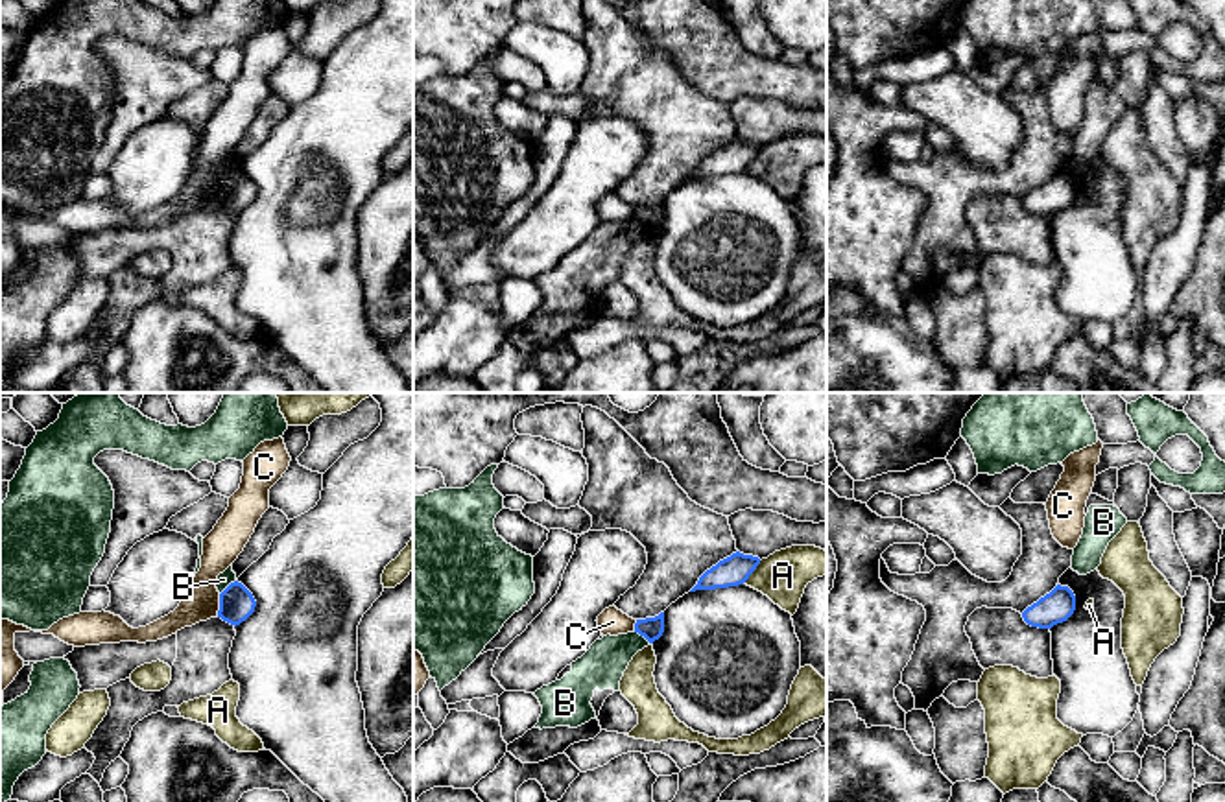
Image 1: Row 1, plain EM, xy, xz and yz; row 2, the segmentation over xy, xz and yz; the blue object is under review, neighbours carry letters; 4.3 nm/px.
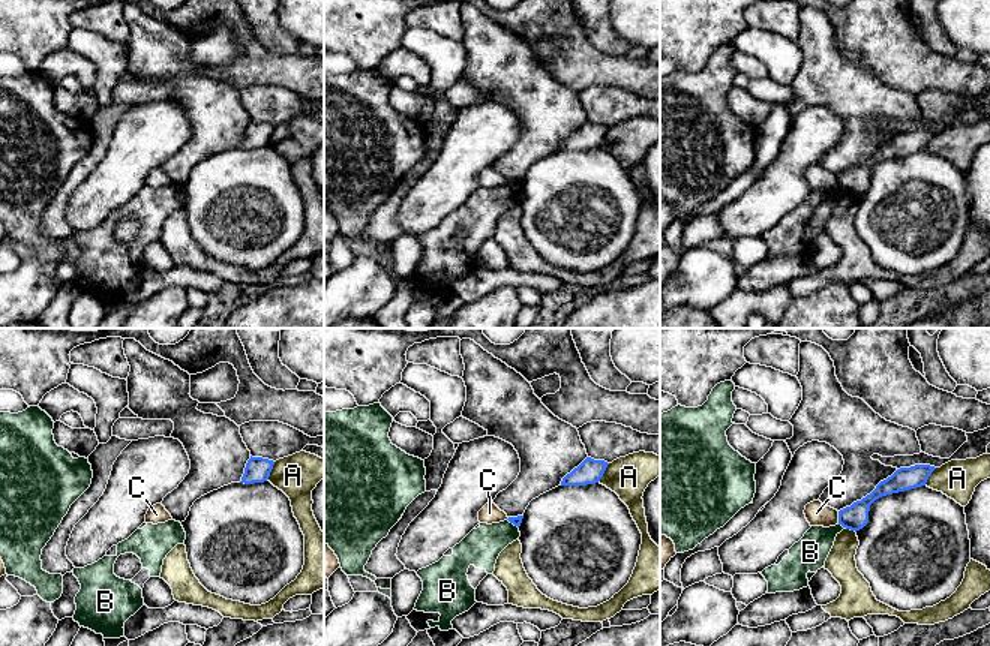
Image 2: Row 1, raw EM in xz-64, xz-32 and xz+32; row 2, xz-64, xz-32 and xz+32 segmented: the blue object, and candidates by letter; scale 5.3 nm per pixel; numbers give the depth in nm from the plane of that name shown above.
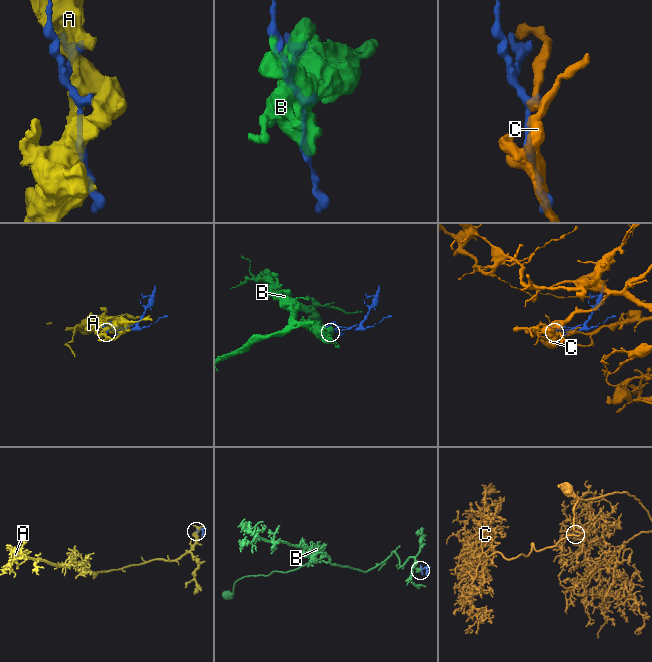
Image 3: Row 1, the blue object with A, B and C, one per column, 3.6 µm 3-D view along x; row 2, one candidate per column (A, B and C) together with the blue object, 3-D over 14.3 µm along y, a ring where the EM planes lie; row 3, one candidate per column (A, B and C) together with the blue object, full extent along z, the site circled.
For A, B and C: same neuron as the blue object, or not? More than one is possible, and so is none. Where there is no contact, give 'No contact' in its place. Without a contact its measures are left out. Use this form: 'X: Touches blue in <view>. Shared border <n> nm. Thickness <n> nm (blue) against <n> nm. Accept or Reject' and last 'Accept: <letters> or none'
A: Touches blue in xz. Shared border 120 nm. Thickness 130 nm (blue) against 220 nm. Reject
B: Touches blue in xy. Shared border 100 nm. Thickness 160 nm (blue) against 70 nm. Reject
C: Touches blue in xy. Shared border 100 nm. Thickness 160 nm (blue) against 160 nm. Reject
Accept: none

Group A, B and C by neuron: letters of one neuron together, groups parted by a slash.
A / B / C

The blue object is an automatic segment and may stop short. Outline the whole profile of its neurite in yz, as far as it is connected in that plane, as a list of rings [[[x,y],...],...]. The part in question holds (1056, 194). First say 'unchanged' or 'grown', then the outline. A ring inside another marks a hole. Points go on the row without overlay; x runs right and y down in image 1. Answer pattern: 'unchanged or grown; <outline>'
unchanged; [[[1057,171],[1050,181],[1022,199],[1028,212],[1039,216],[1052,216],[1066,208],[1076,197],[1076,183],[1068,173]]]

